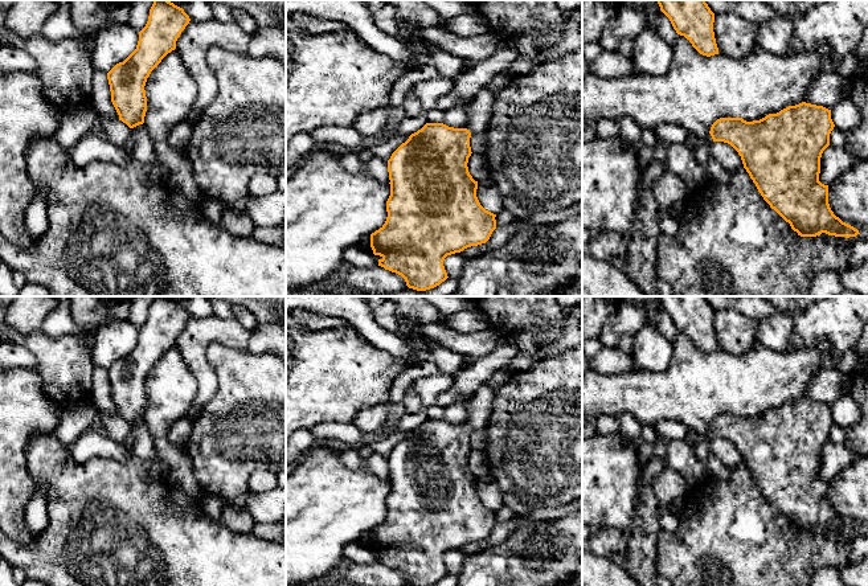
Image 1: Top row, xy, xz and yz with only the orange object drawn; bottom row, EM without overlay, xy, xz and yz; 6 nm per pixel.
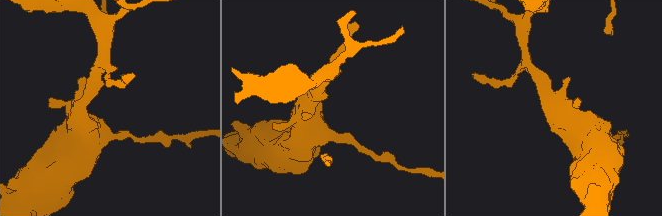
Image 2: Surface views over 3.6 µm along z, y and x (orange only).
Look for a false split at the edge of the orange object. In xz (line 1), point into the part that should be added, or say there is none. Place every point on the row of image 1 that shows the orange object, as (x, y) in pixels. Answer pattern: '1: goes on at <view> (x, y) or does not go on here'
1: goes on at xz (480, 109)

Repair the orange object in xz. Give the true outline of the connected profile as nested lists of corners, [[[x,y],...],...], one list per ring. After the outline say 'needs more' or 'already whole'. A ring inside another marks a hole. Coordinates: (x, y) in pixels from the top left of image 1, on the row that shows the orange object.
[[[483,87],[470,102],[464,128],[426,123],[412,134],[388,160],[390,196],[385,224],[370,234],[370,247],[380,255],[378,266],[401,275],[409,288],[426,291],[449,276],[443,266],[447,255],[486,243],[496,229],[496,214],[486,210],[478,197],[478,181],[468,172],[470,138],[483,132],[494,111],[494,95]]] | needs more

